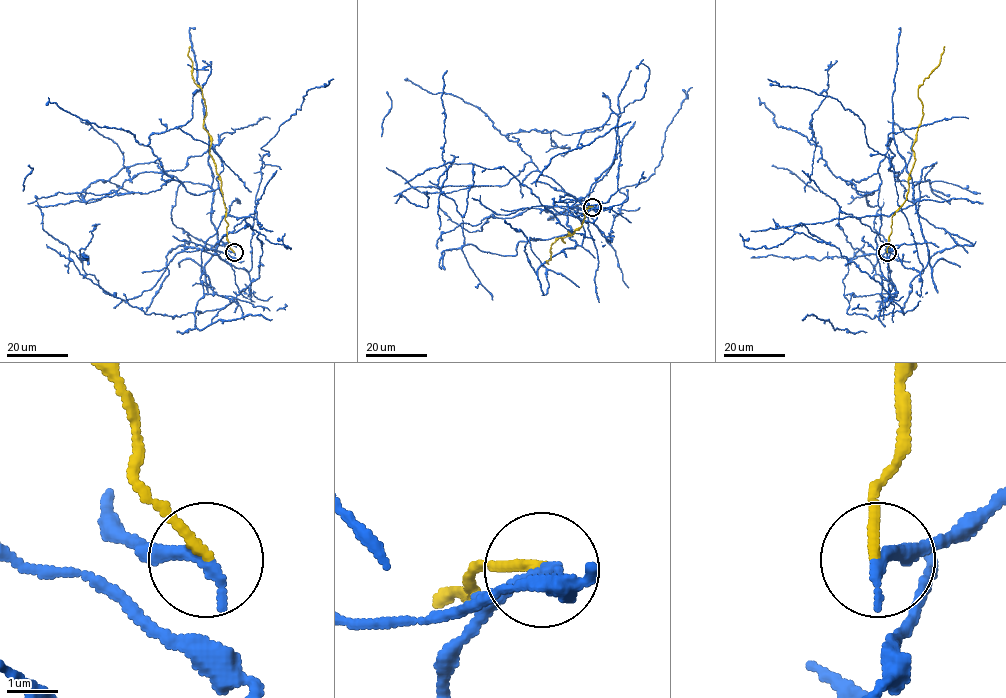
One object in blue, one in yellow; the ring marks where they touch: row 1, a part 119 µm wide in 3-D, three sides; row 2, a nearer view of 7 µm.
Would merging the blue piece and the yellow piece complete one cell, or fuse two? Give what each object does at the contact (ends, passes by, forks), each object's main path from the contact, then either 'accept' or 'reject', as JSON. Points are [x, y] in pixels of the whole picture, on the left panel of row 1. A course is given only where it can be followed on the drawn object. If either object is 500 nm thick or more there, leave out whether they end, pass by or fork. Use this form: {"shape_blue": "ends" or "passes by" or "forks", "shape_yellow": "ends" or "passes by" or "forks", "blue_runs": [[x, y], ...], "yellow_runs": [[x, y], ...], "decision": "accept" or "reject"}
{"shape_blue": "ends", "shape_yellow": "ends", "blue_runs": [[234, 252], [211, 219], [209, 138], [225, 215], [203, 291], [235, 297], [259, 232], [291, 249], [285, 233]], "yellow_runs": [[234, 252], [227, 238], [221, 178], [210, 151], [209, 134], [203, 127], [205, 102], [192, 76], [190, 46]], "decision": "reject"}

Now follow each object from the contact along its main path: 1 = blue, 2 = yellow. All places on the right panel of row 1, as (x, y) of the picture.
1: (887, 252), (925, 241), (893, 138), (877, 171), (886, 298), (825, 242), (795, 232), (749, 249), (740, 233)
2: (887, 252), (892, 215), (906, 199), (915, 160), (912, 149), (923, 115), (918, 87), (938, 65), (944, 46)

